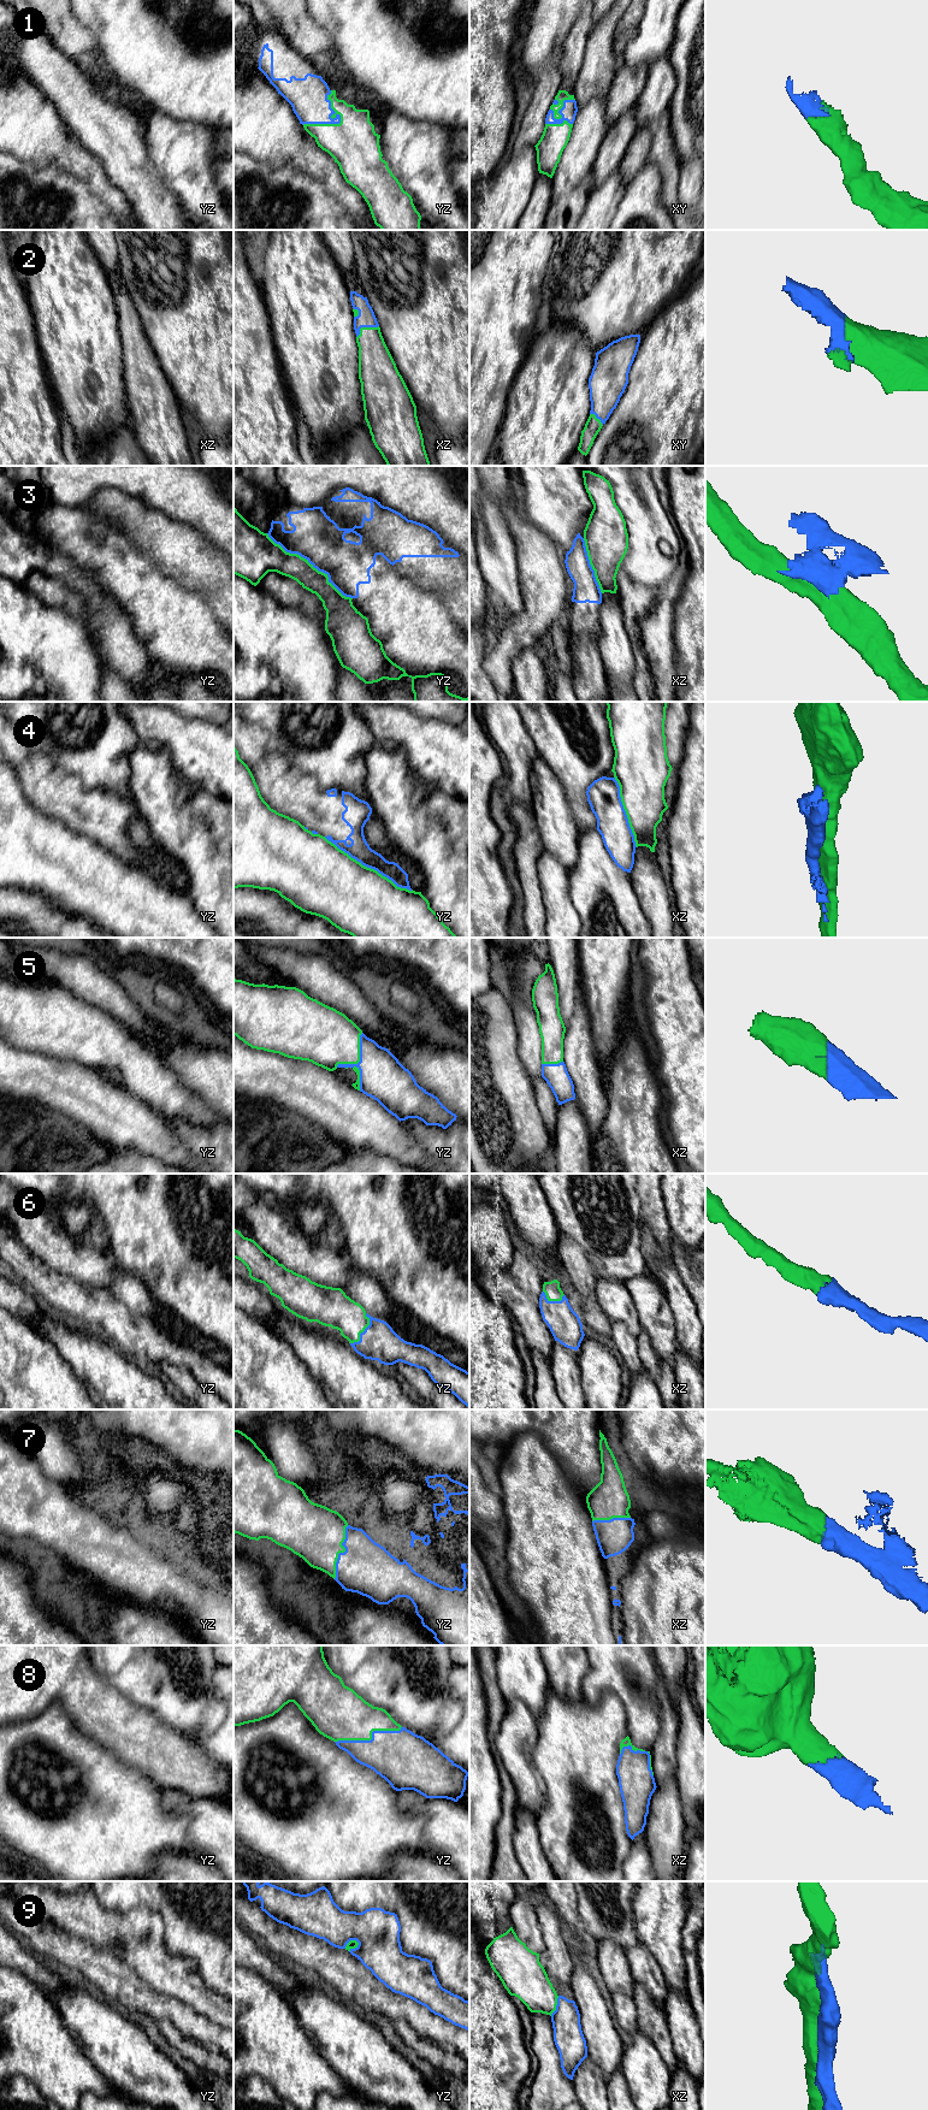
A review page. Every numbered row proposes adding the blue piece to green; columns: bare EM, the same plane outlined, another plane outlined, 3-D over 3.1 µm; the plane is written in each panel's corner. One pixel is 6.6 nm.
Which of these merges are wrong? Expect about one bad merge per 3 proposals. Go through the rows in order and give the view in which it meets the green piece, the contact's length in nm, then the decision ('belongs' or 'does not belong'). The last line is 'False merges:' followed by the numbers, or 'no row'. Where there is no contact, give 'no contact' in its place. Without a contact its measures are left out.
1: contact in yz; length 300 nm; belongs
2: contact in xz; length 170 nm; belongs
3: contact in yz; length 700 nm; does not belong
4: contact in yz; length 700 nm; does not belong
5: contact in yz; length 380 nm; belongs
6: contact in yz; length 240 nm; belongs
7: contact in yz; length 380 nm; belongs
8: contact in yz; length 460 nm; belongs
9: contact in yz; length 110 nm; does not belong
False merges: 3, 4, 9

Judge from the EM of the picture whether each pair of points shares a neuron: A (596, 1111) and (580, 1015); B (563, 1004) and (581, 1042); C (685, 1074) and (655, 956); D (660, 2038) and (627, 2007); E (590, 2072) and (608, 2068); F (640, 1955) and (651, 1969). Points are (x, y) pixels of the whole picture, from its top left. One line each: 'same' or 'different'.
A: same
B: different
C: same
D: different
E: different
F: same

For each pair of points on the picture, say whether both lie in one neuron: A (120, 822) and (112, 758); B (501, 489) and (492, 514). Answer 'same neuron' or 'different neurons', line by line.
A: different neurons
B: different neurons

